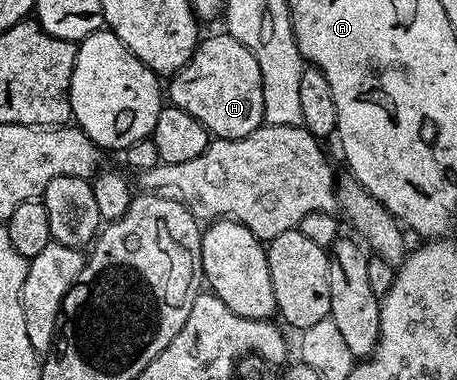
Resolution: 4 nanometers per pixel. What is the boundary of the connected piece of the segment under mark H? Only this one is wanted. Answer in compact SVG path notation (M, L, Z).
M228 32L202 38L192 58L180 71L172 74L170 81L167 85L170 104L193 115L218 140L245 138L264 124L259 63L255 55Z

